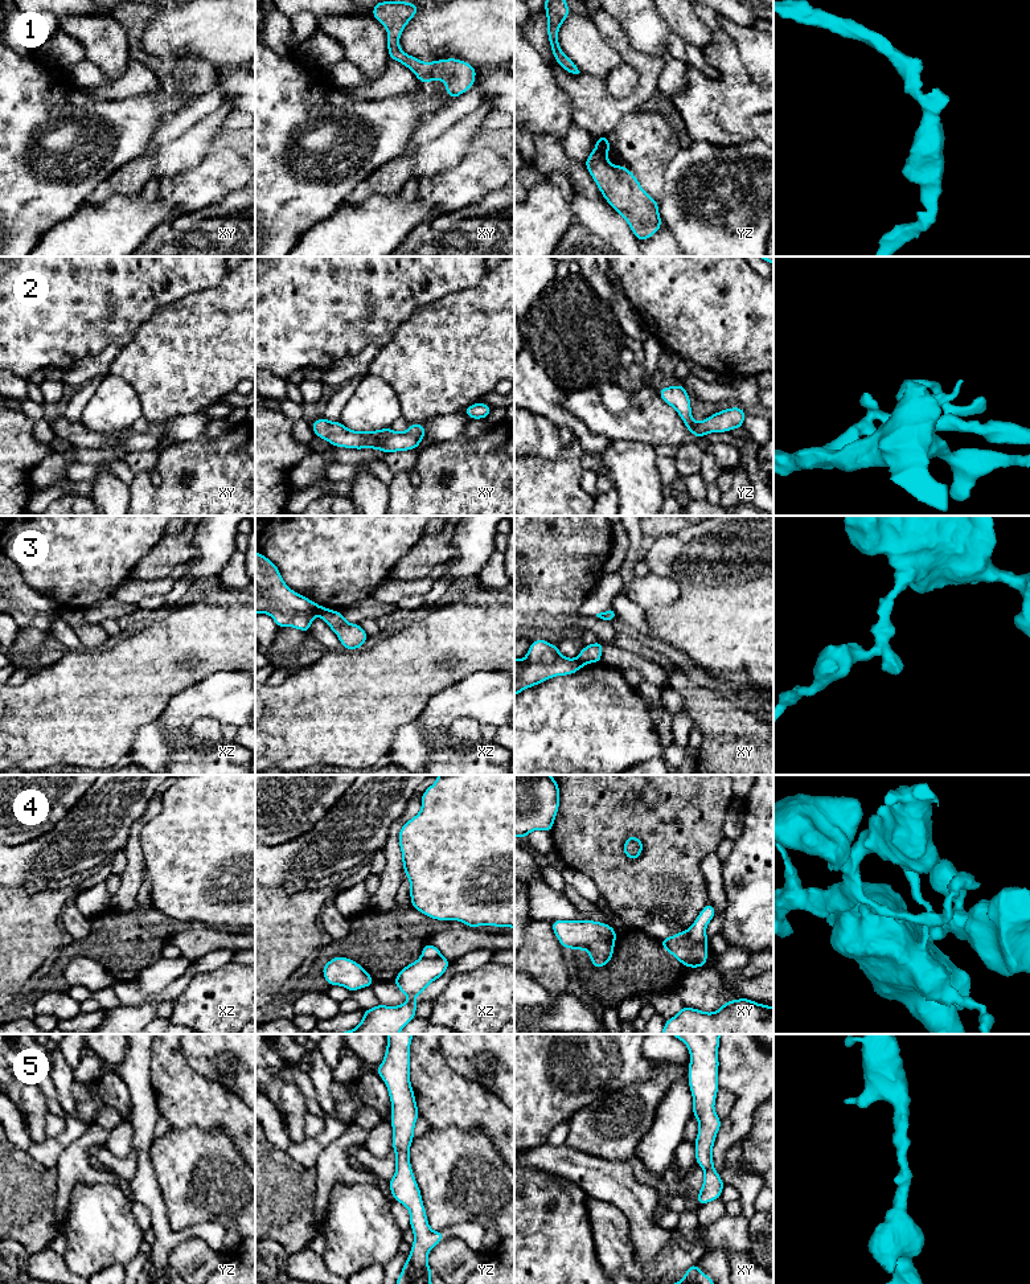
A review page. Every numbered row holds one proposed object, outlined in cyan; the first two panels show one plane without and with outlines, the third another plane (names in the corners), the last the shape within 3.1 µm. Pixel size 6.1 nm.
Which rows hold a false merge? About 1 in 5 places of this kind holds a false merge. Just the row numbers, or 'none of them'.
3, 4

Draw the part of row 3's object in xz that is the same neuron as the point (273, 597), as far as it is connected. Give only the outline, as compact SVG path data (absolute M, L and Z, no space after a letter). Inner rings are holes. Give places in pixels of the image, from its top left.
M255 551L255 615L270 615L279 628L292 627L309 632L321 606L291 590L278 566Z

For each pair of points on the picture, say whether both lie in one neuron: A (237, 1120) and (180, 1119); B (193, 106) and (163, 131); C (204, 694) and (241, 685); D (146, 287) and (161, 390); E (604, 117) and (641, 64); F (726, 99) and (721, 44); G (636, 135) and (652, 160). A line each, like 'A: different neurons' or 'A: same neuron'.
A: same neuron
B: same neuron
C: same neuron
D: different neurons
E: same neuron
F: same neuron
G: same neuron

